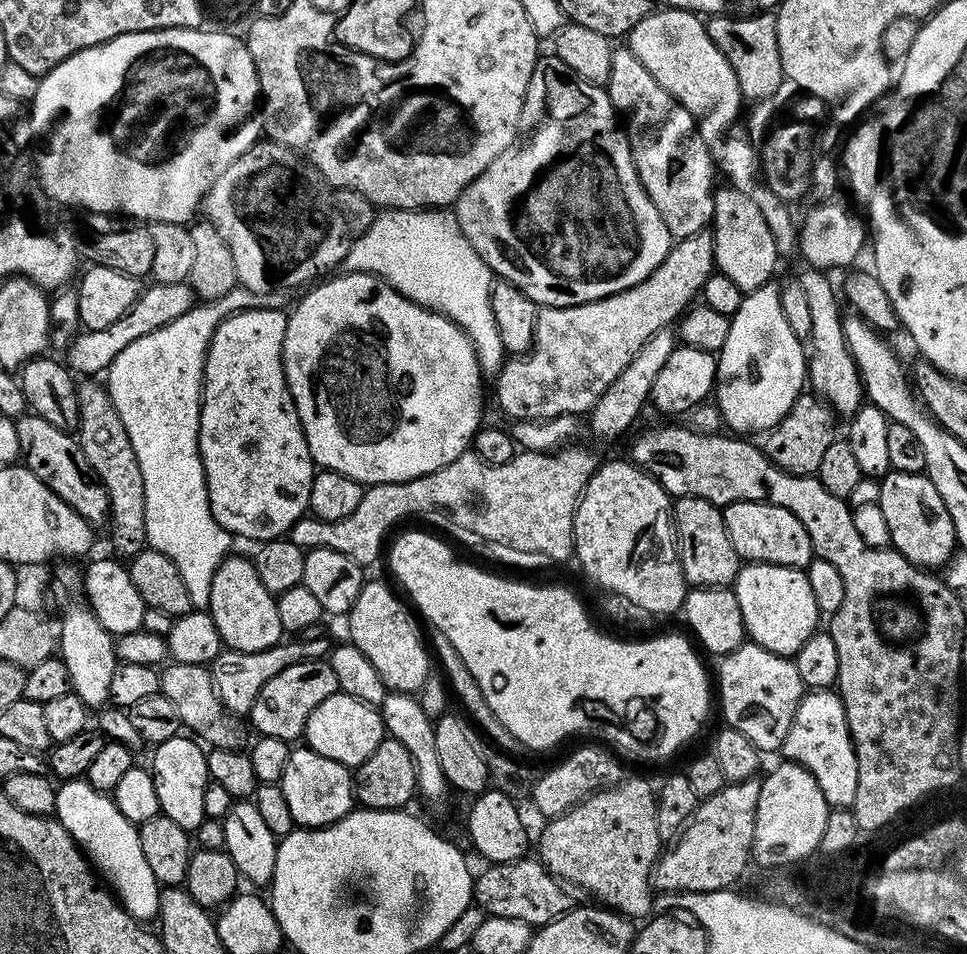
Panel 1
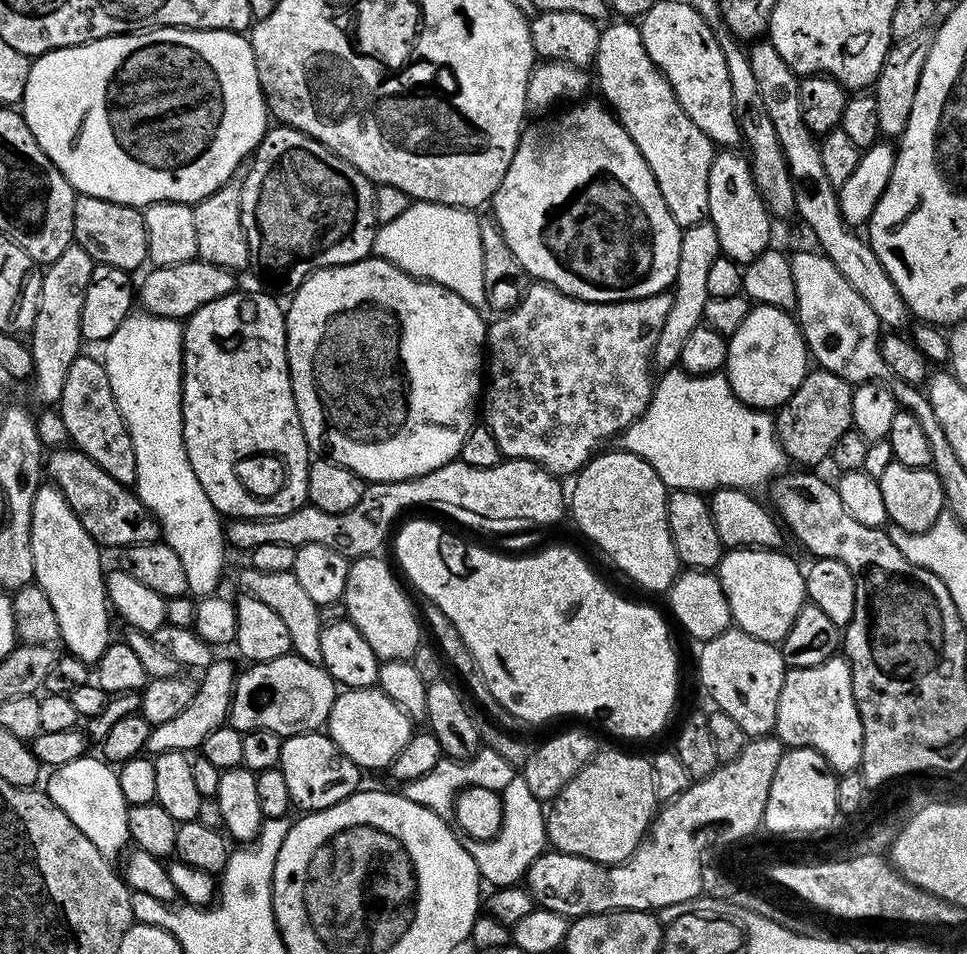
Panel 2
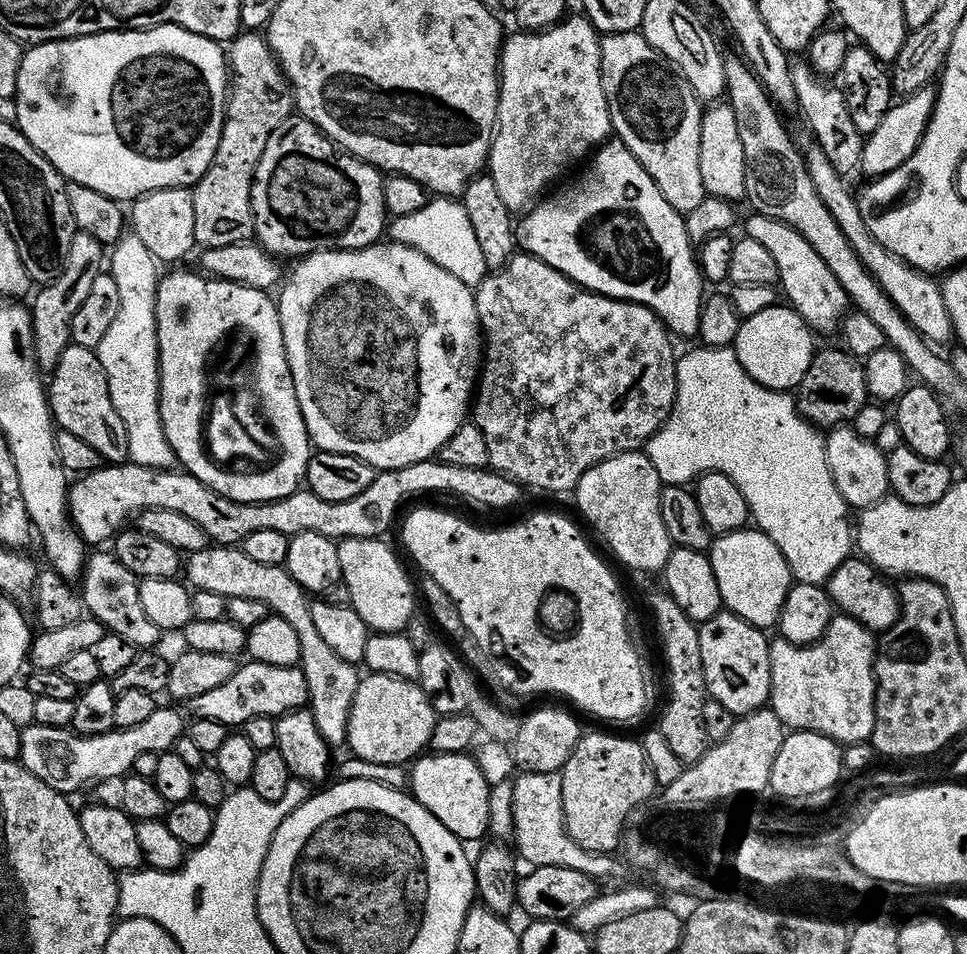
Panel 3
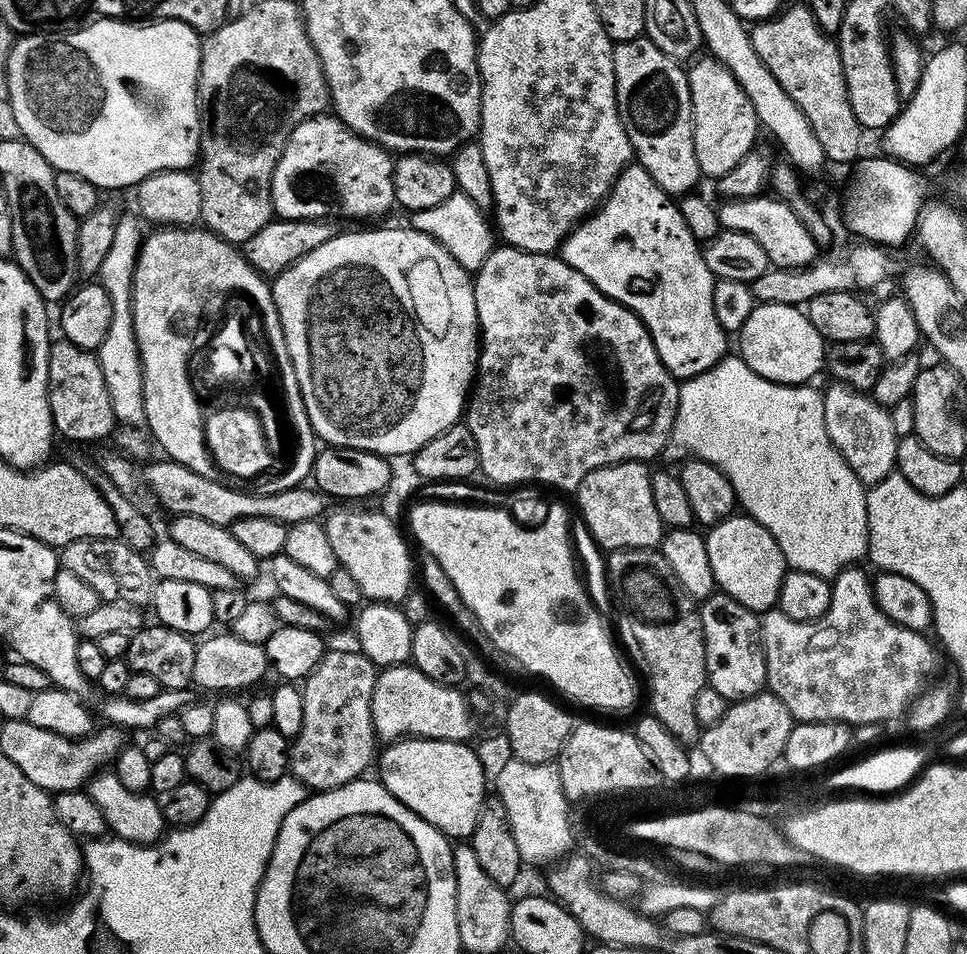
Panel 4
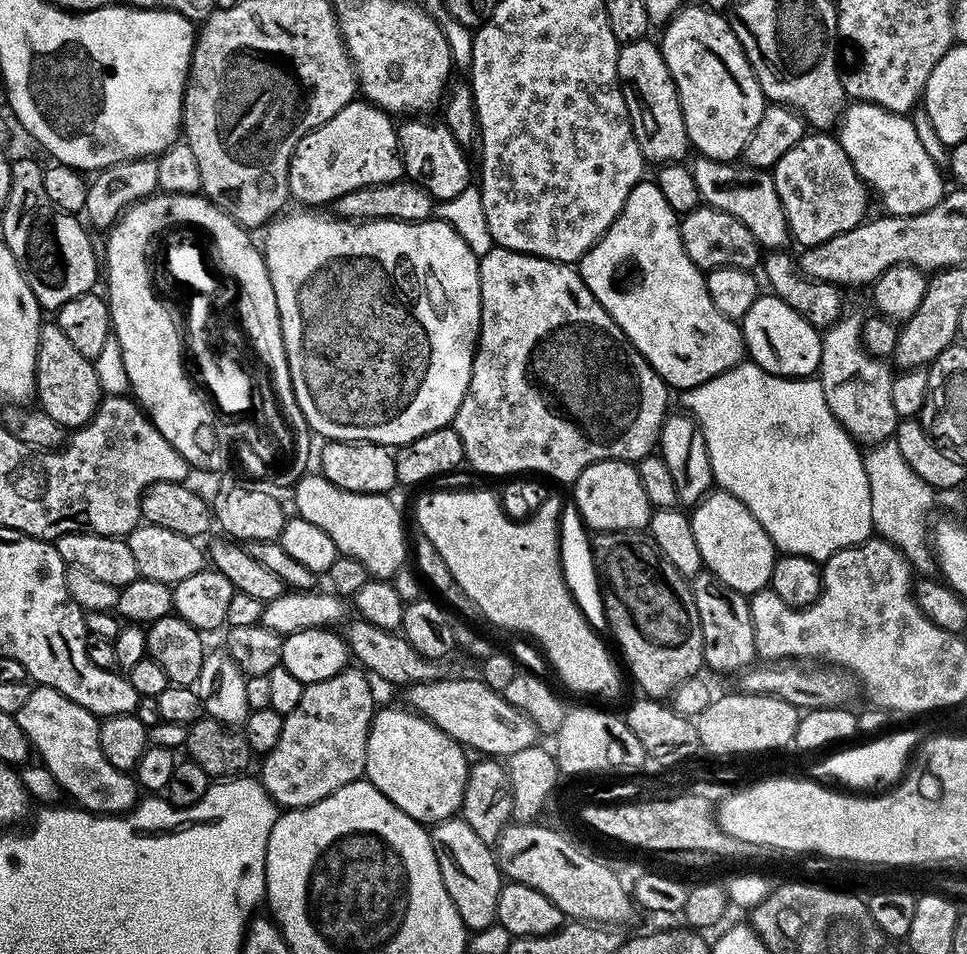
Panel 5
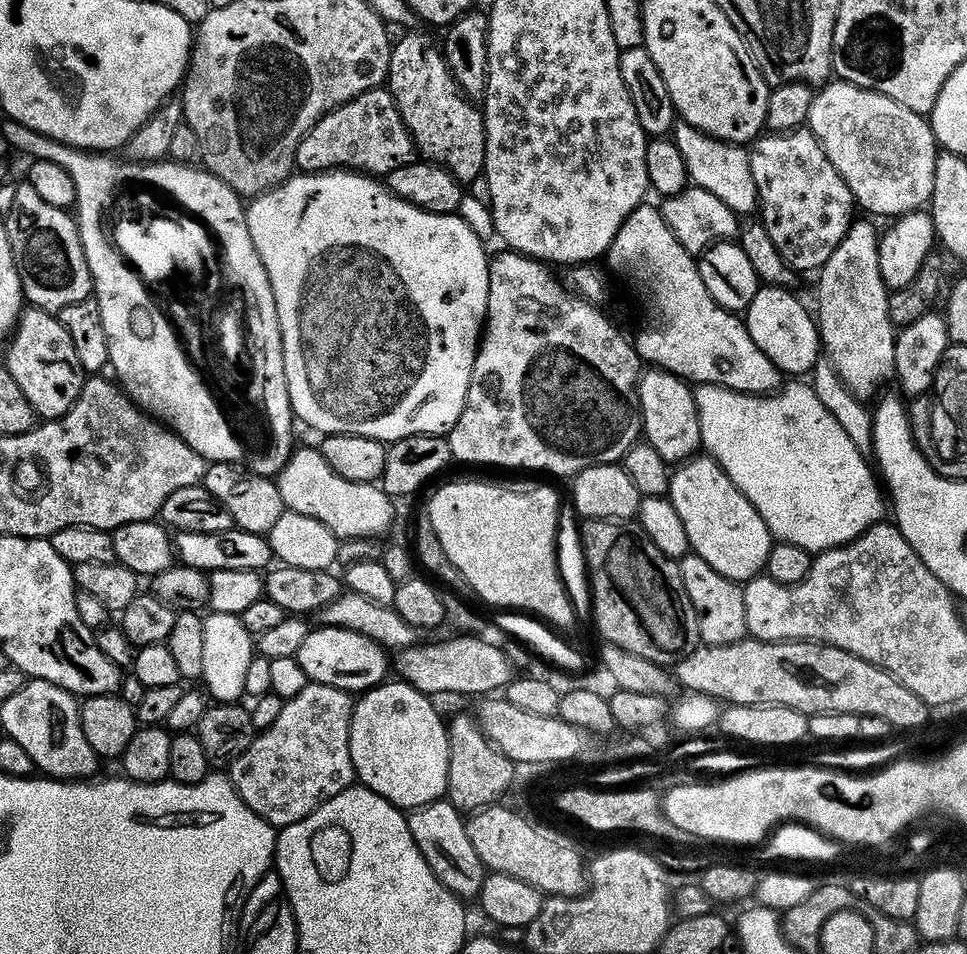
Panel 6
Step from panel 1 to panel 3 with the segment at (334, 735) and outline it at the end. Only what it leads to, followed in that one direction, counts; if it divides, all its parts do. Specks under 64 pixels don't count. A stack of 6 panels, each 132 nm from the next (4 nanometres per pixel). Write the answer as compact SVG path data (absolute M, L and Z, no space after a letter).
M373 672L361 679L354 694L346 748L353 757L366 762L404 766L431 745L437 719L431 699L420 689L416 680Z

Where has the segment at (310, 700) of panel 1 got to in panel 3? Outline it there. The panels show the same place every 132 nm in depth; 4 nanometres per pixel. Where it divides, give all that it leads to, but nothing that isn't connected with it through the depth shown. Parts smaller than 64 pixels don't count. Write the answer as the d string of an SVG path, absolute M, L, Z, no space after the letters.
M249 659L248 664L241 663L222 686L198 698L186 701L186 712L189 717L202 720L222 722L229 726L242 726L250 718L271 716L279 718L287 712L303 709L308 702L306 678L298 666L270 666L266 662Z

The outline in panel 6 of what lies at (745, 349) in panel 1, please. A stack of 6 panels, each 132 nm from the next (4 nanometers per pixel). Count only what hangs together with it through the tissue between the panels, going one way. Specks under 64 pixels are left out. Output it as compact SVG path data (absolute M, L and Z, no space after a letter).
M762 286L754 294L754 302L746 310L746 323L750 338L774 362L781 373L792 378L800 378L803 374L811 373L816 367L817 360L822 356L822 345L818 325L813 313L804 309L804 304L795 296L795 291L786 288Z

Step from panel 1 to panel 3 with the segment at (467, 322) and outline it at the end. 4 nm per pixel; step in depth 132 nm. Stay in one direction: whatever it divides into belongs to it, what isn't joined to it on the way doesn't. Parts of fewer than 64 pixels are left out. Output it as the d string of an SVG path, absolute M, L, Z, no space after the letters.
M432 198L422 210L415 214L402 214L395 217L387 225L387 235L397 244L405 244L430 258L430 262L438 262L442 270L454 274L463 284L475 286L484 281L489 271L486 258L482 258L482 250L474 239L474 230L470 227L470 218L466 218L466 210L456 198Z

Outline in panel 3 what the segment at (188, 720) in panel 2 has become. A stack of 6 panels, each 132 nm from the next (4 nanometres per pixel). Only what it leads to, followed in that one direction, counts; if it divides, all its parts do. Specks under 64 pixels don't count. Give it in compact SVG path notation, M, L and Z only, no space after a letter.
M158 706L146 722L130 728L116 728L106 734L79 736L67 727L56 728L53 724L30 723L20 730L19 763L30 774L42 778L46 786L65 794L73 794L87 784L99 780L112 780L132 772L134 758L141 754L171 752L186 732L186 716L183 711Z

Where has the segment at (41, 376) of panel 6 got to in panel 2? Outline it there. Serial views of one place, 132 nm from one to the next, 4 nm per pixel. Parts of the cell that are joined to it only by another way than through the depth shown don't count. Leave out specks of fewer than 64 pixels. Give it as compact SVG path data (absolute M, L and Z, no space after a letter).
M82 354L66 370L66 386L62 386L58 411L62 422L66 422L68 439L79 448L110 478L120 484L129 486L136 483L136 459L134 446L128 433L126 422L118 410L118 402L114 402L114 390L110 390L110 378L104 369L103 359L96 360L88 354Z

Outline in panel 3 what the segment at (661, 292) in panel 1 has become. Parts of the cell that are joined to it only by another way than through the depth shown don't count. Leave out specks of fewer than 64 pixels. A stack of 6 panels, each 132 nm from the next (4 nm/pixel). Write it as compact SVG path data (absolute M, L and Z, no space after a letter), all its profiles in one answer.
M514 254L502 268L489 271L484 281L475 285L476 313L482 329L482 367L478 373L478 387L474 392L474 403L470 408L470 420L482 430L486 438L486 450L490 450L489 465L495 471L504 473L521 486L529 484L544 492L568 492L575 489L590 466L623 452L635 452L647 445L649 438L666 422L676 397L676 361L678 352L672 349L670 333L655 312L647 304L633 304L626 300L615 300L590 292L575 284L566 274L546 266L536 256Z

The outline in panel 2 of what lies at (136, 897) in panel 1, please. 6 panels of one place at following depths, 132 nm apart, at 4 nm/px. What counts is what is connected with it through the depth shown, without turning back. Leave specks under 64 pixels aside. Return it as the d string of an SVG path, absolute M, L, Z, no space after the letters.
M86 754L74 762L66 762L66 766L51 769L52 777L48 780L46 791L48 796L98 846L104 856L115 857L115 852L123 853L129 847L128 809L130 805L122 798L122 786L118 786L117 769L107 760L96 754Z

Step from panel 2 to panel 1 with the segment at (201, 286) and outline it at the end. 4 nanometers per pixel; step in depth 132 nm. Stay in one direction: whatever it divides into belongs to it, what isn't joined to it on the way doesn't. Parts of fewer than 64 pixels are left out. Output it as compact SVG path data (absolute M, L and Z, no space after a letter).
M152 282L149 285L149 288L147 285L141 291L140 300L134 302L134 306L130 306L130 310L122 318L118 318L118 322L114 322L106 330L81 331L73 338L66 349L66 363L73 373L81 372L84 378L99 377L96 376L99 372L100 375L107 373L114 358L118 358L118 354L122 354L122 350L126 350L130 342L145 334L154 334L154 330L162 330L162 326L174 322L174 318L182 318L182 314L195 308L198 303L195 290L187 282Z

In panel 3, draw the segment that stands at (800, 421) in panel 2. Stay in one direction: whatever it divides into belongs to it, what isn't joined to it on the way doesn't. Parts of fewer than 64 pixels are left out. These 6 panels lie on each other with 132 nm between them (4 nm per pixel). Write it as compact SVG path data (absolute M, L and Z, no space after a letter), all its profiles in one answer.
M840 346L824 348L821 352L819 349L801 378L794 399L800 415L817 429L831 430L852 422L870 400L863 363Z

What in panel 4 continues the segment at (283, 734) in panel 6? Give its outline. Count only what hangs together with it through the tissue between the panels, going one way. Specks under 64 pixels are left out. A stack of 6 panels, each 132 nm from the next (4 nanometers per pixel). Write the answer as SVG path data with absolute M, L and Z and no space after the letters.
M336 648L325 651L324 657L314 666L314 670L302 681L302 726L300 733L291 741L288 750L288 770L297 785L304 784L313 793L329 792L338 786L346 786L351 780L359 780L365 775L368 767L373 767L377 755L378 737L372 721L372 695L374 682L378 675L375 664L366 658L363 652L343 652Z

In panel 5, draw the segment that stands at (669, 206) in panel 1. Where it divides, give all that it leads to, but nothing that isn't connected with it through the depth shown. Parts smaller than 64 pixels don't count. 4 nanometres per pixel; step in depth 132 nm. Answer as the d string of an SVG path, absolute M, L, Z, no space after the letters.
M651 39L630 40L620 44L618 54L618 78L620 89L626 102L626 110L630 114L630 122L634 130L634 138L642 150L645 161L649 165L674 164L685 159L684 155L690 152L688 135L686 134L686 122L682 122L682 106L678 102L678 90L670 78L670 70L660 53L659 43Z

